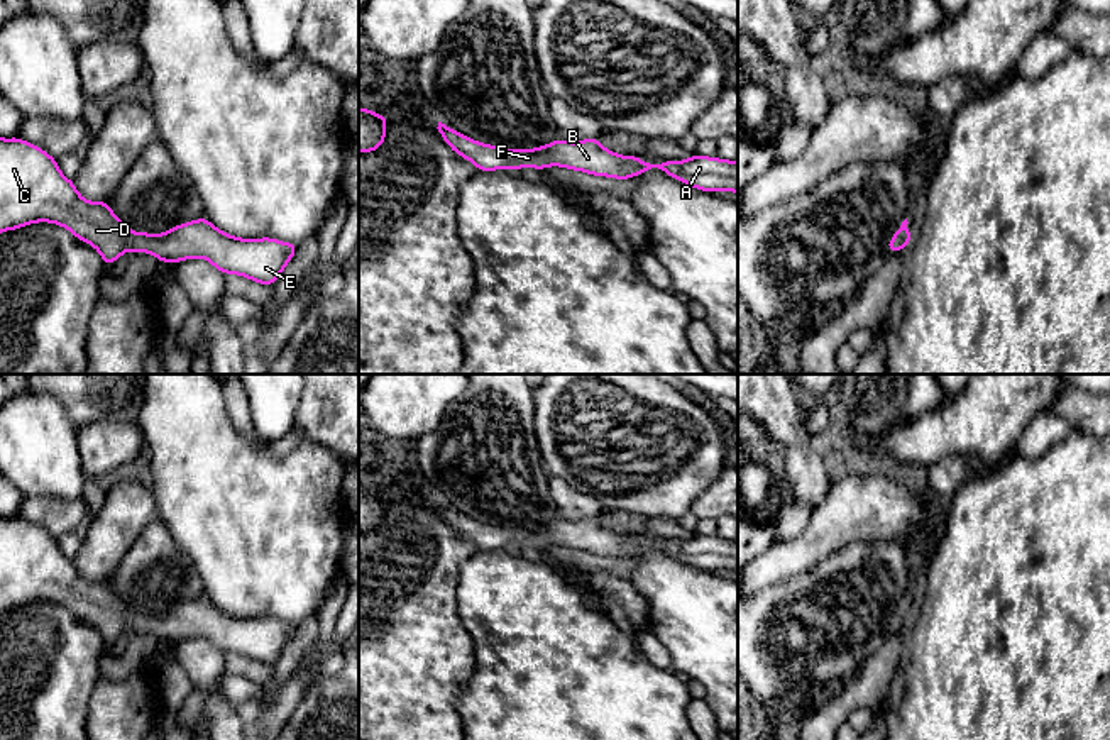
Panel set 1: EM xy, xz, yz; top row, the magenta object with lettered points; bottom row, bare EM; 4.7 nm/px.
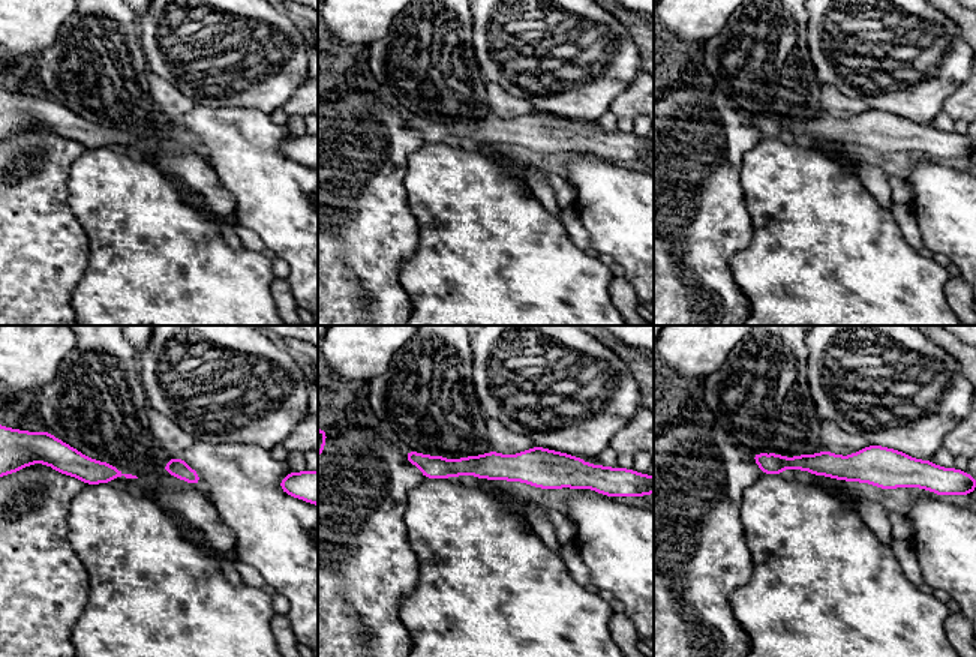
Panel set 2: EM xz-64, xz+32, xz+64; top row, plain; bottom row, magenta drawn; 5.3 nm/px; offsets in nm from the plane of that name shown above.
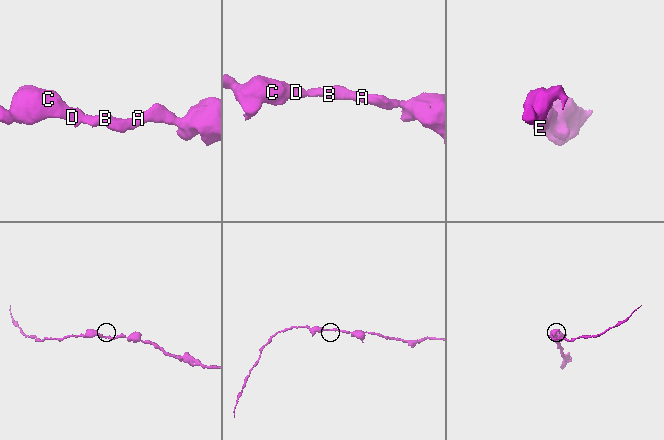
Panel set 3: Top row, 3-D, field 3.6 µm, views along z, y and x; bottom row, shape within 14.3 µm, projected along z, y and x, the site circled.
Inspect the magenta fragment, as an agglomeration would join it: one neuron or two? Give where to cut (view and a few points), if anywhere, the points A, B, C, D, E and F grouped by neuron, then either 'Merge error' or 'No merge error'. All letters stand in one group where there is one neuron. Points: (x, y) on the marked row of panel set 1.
No split. Groups: A B C D E F. No merge error

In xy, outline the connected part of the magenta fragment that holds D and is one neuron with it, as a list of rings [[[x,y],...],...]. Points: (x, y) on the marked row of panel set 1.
[[[0,137],[0,234],[37,222],[68,229],[93,246],[103,264],[113,264],[127,251],[149,252],[161,262],[201,257],[223,274],[259,284],[274,284],[298,251],[298,244],[271,237],[228,235],[205,217],[164,234],[134,234],[108,202],[85,200],[44,149],[20,137]]]

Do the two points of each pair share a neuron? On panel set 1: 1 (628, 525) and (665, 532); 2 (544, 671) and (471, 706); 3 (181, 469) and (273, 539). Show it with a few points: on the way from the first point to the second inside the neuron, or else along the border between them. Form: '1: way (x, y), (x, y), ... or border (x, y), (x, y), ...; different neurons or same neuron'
1: way (637, 525), (657, 529); same neuron
2: way (525, 690), (508, 706), (489, 706); same neuron
3: way (203, 478), (251, 522); same neuron

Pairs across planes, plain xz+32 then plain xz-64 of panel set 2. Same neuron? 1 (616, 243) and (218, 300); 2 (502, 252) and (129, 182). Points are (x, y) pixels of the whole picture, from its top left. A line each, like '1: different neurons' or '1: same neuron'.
1: different neurons
2: same neuron

